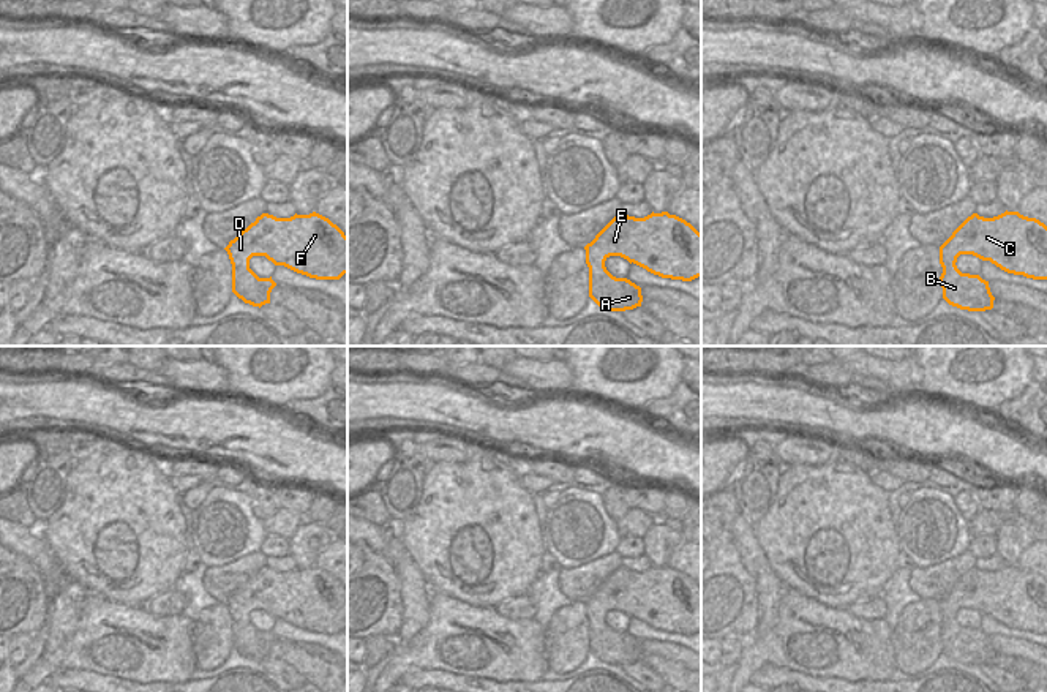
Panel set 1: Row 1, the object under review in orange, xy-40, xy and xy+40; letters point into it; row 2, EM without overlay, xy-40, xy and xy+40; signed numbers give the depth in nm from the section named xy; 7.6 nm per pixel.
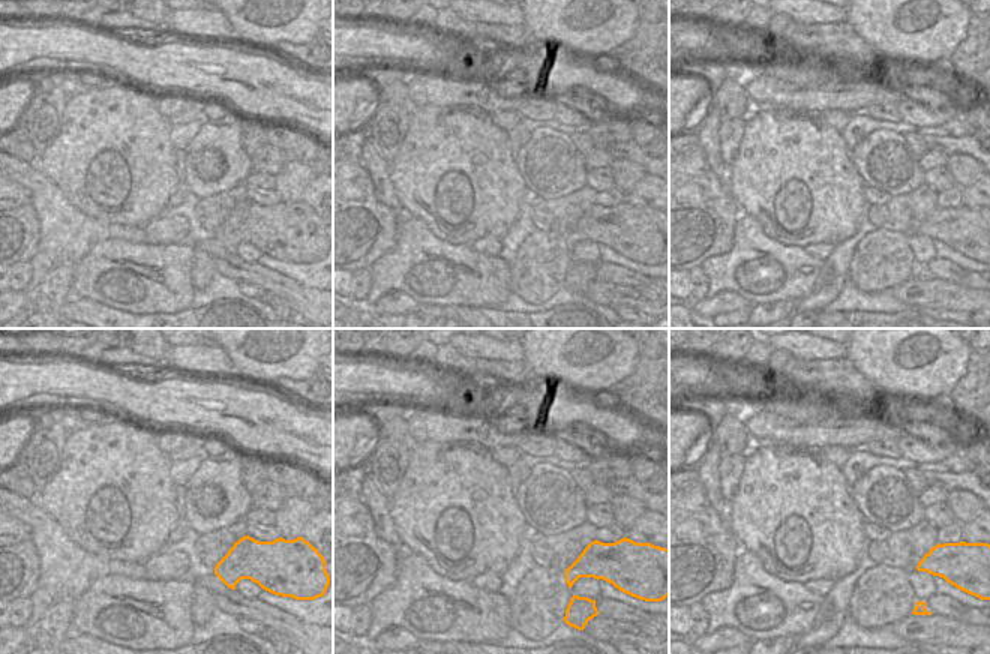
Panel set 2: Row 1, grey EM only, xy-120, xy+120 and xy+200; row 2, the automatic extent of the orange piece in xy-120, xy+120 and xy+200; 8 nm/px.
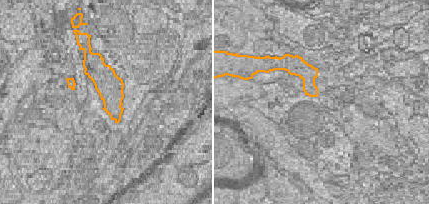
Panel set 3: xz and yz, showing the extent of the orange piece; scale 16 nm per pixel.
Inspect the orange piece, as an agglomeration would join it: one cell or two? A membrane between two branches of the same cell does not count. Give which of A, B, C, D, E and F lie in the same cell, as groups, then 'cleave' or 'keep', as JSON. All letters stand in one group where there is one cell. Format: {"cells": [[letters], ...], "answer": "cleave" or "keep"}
{"cells": [["A", "B", "C", "D", "E", "F"]], "answer": "keep"}

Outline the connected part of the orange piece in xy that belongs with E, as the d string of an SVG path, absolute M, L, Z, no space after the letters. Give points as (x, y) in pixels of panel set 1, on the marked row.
M668 212L635 218L616 215L584 246L589 267L589 297L610 311L641 307L641 288L613 276L605 261L621 256L662 278L692 281L701 276L701 234Z

